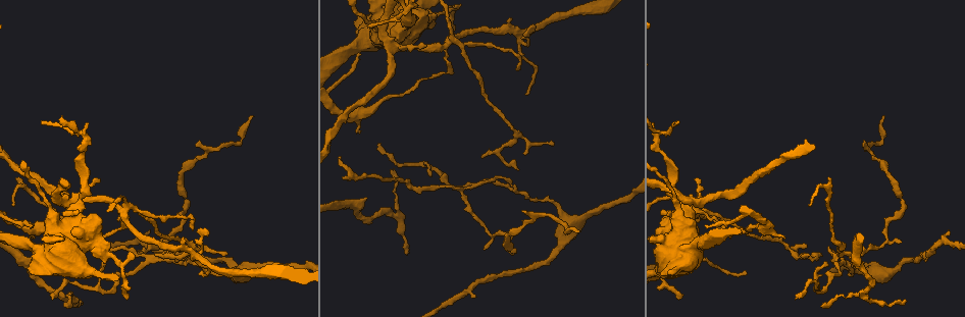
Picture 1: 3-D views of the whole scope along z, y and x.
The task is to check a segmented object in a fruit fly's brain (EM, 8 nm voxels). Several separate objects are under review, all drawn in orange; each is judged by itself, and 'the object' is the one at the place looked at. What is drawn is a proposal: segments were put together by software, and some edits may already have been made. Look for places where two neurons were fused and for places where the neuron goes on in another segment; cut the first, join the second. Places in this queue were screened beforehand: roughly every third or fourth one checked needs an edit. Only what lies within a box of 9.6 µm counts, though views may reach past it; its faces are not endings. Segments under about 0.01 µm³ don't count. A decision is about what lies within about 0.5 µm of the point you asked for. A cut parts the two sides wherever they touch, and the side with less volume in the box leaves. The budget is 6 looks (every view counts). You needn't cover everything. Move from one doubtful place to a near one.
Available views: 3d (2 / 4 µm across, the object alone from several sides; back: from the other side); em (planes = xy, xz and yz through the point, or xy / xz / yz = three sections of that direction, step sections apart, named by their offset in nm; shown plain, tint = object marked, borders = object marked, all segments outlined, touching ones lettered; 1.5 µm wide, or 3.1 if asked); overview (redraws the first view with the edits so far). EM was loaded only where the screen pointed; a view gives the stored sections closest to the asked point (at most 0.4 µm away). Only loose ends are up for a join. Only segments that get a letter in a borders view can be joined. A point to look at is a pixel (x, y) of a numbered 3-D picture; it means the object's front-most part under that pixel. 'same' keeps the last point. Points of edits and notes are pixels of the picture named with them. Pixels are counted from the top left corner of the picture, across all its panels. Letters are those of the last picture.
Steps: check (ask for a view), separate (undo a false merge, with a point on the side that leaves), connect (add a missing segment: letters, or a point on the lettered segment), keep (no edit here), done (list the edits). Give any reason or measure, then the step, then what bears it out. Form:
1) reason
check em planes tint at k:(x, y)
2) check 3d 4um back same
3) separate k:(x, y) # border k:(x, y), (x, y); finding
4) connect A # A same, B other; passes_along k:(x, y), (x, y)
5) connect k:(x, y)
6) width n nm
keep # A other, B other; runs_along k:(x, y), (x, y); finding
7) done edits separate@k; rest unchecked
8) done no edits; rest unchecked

tapers out
check em xz step 4 borders at 1:(527, 95)

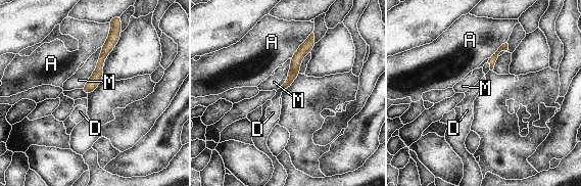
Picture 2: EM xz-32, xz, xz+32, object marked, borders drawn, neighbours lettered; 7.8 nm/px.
longest_contact M 360 nm
keep # A other, D other, M other; no lettered segment goes on from it

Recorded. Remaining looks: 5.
an open end
check em planes borders at 1:(184, 239)

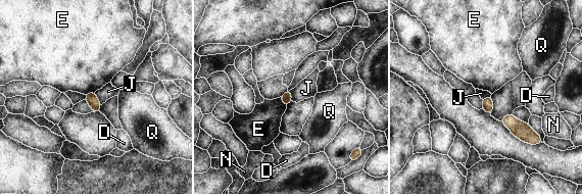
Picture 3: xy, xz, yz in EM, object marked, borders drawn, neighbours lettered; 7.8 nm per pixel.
keep # D other, E other, J other, N other, Q other; none of them fits

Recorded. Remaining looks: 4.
check em planes borders at 1:(449, 44)

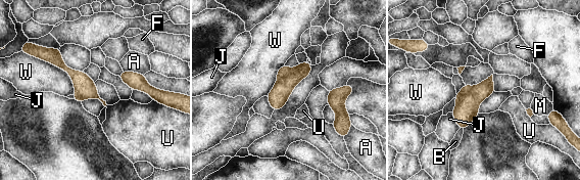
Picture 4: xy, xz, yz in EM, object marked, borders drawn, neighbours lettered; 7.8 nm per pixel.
separate 4:(303, 70) # A other, B other, F other, J other, M other, U other, W other; two neurons meet here

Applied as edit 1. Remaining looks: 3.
done edits separate@4; rest unchecked

